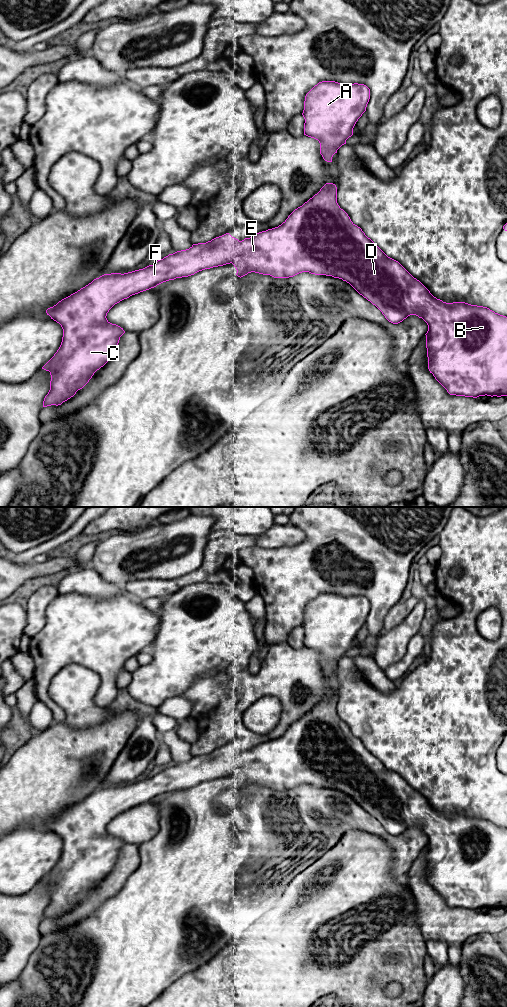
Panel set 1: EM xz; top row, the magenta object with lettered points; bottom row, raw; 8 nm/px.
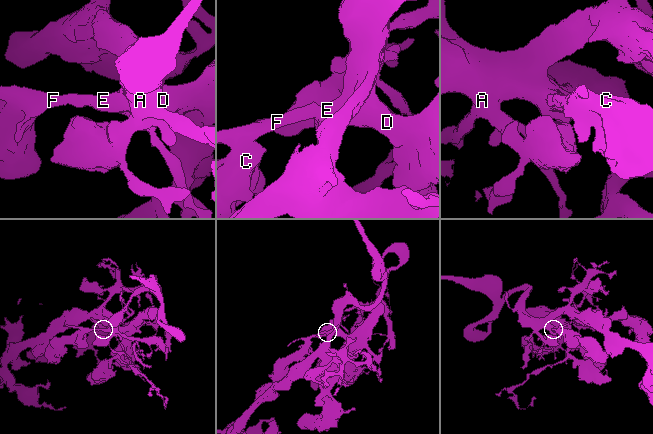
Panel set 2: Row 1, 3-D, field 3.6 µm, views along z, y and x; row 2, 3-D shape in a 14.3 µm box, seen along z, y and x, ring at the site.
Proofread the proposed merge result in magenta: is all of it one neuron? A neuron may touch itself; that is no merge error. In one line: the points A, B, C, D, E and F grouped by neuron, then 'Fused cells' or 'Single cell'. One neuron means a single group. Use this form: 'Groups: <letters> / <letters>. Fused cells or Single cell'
Groups: A B C D E F. Single cell

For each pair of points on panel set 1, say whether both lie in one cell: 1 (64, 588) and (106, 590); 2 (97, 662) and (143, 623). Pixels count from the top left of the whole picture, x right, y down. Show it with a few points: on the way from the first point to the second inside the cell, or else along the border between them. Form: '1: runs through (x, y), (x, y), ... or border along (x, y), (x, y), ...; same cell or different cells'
1: runs through (74, 586), (94, 586), (96, 588); same cell
2: runs through (108, 651), (132, 628); same cell

